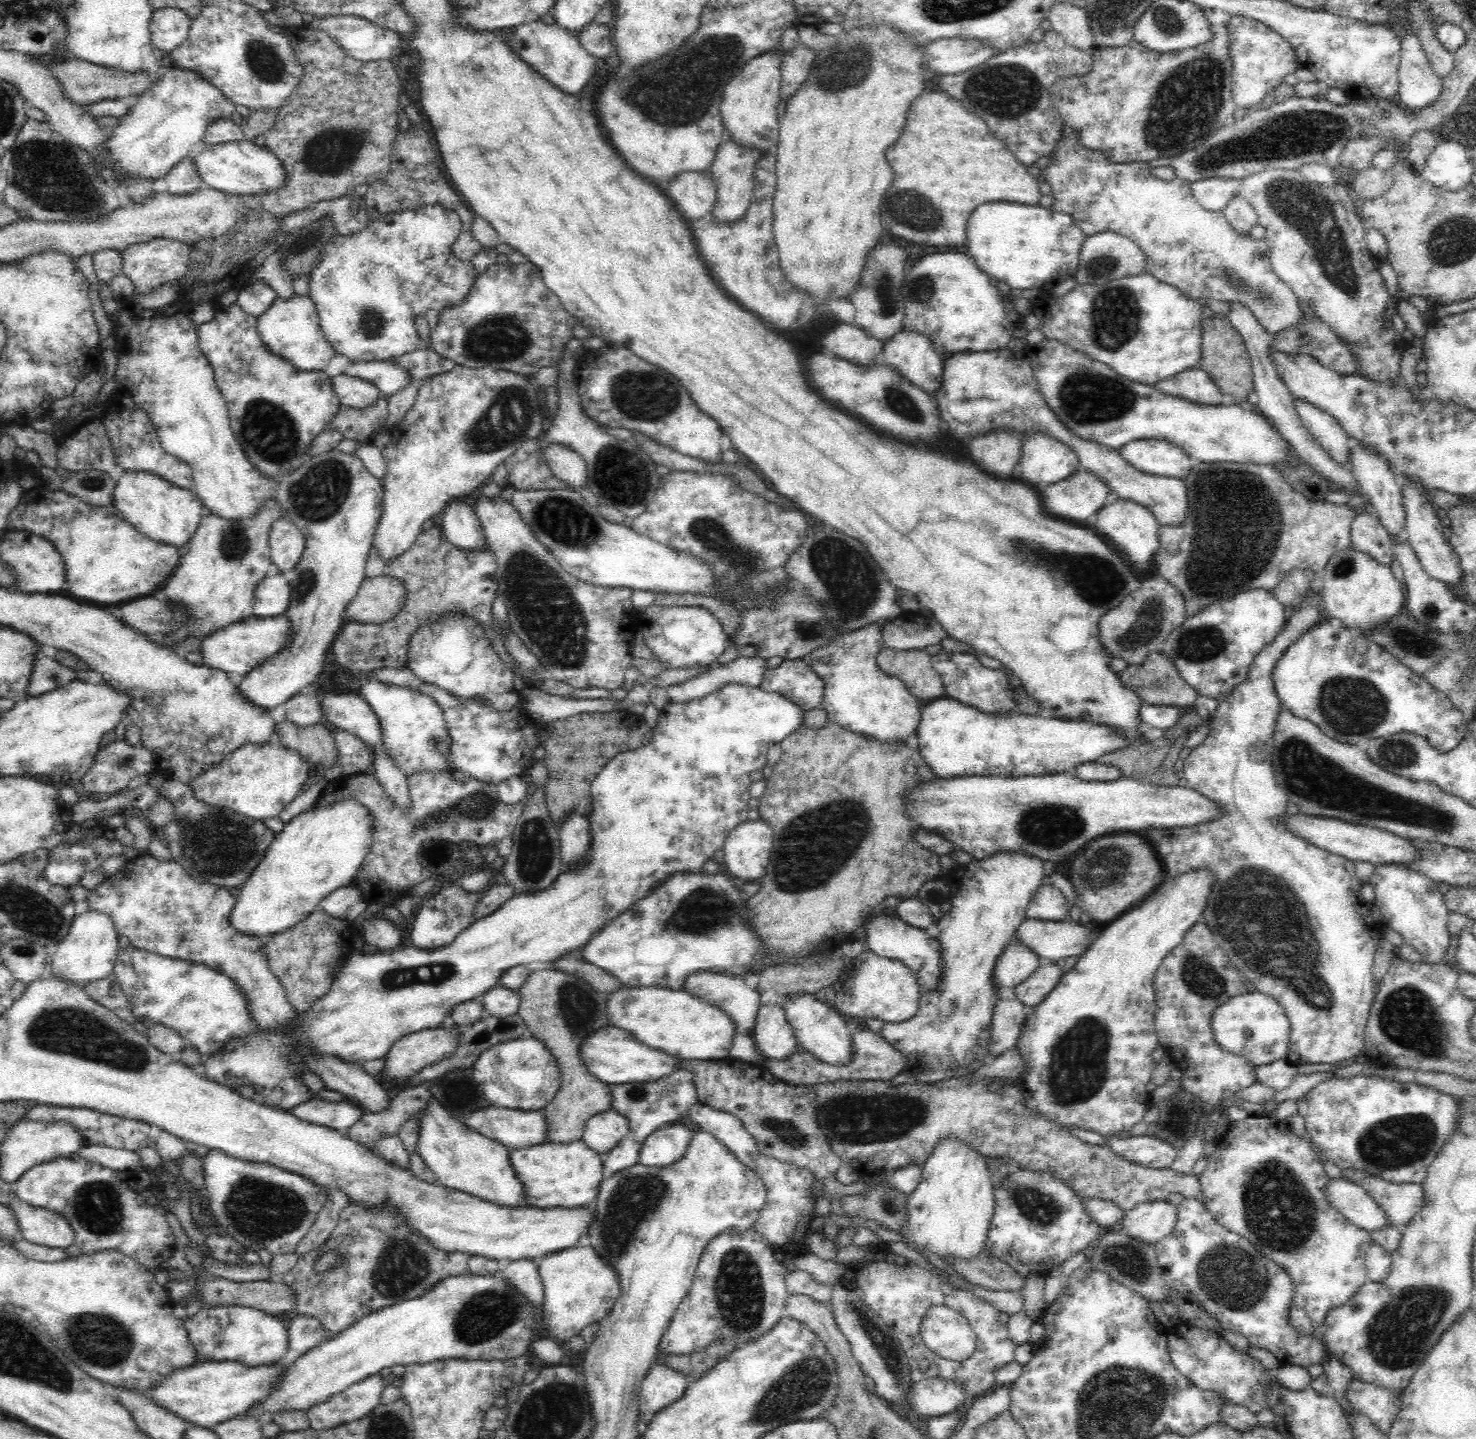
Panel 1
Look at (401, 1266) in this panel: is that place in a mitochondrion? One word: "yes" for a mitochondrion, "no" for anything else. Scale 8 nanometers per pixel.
yes

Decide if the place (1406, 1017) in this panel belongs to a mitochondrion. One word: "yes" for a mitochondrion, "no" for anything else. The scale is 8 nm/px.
yes

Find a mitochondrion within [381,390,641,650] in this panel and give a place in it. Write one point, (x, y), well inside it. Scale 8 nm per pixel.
(562, 518)

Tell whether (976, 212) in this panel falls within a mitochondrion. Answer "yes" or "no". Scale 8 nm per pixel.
no

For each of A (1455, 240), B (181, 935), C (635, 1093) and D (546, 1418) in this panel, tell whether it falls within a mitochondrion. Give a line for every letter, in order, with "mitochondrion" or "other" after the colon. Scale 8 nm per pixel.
A: mitochondrion
B: mitochondrion
C: mitochondrion
D: mitochondrion

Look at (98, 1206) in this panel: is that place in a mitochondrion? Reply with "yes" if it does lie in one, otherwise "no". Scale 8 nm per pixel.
yes

